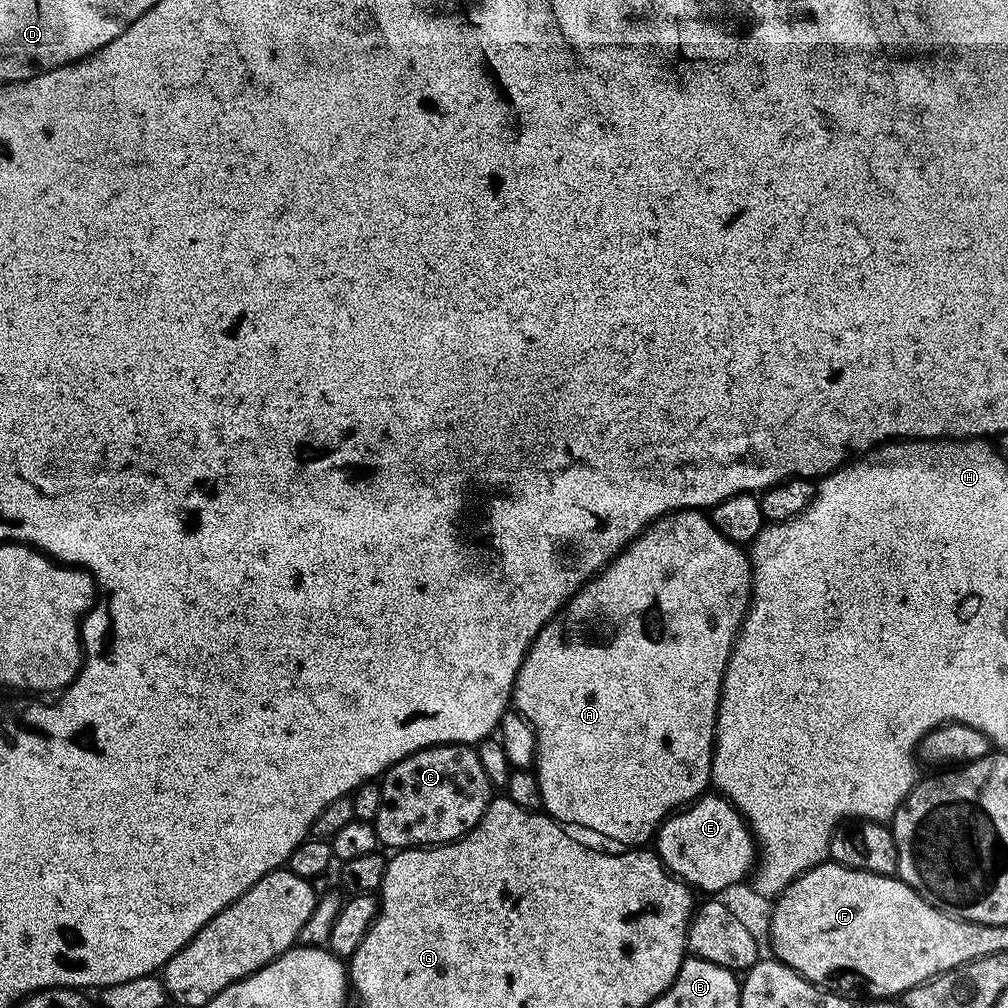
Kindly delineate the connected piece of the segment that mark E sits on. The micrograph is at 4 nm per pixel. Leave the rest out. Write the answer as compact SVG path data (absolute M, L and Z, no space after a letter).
M705 794L656 829L654 851L677 880L708 892L704 894L724 894L720 892L749 875L754 864L754 837L743 816L723 796Z

